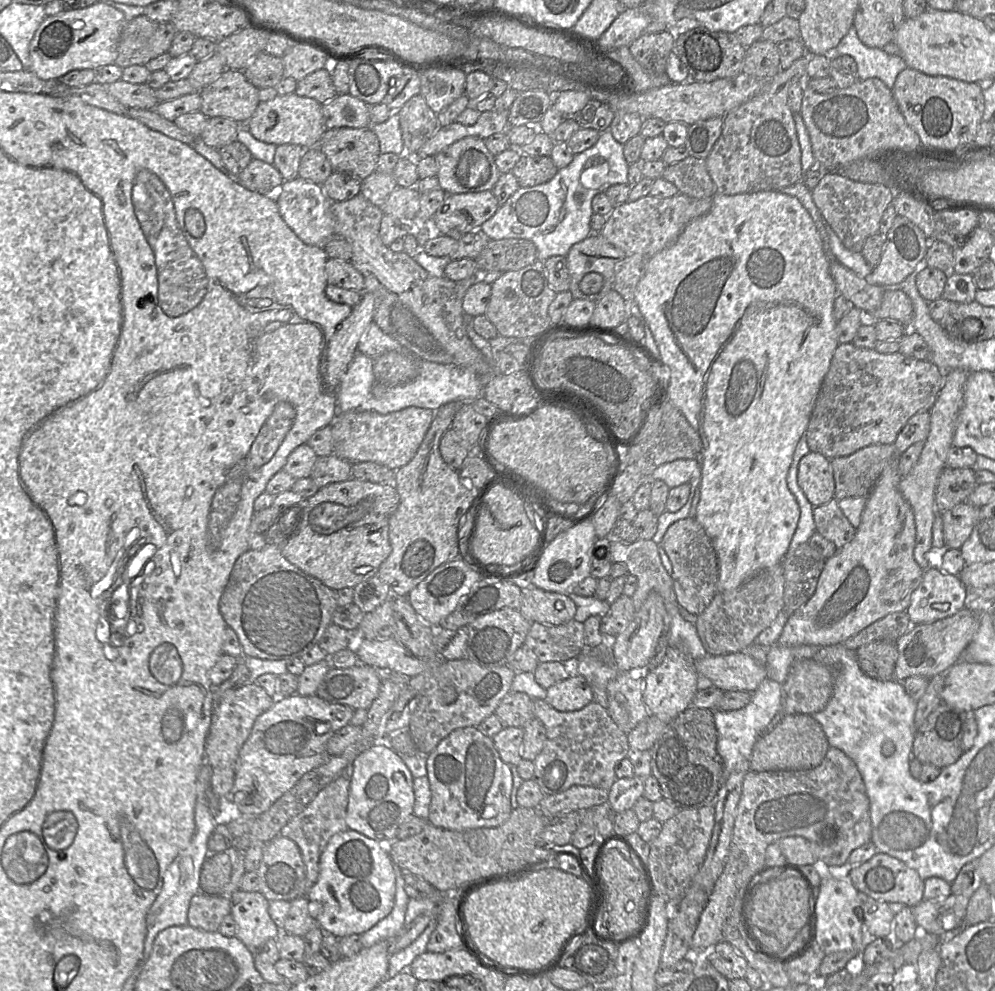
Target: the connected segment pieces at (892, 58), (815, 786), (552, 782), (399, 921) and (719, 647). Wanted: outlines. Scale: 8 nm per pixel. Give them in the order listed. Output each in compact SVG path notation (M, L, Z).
M853 26L835 48L835 56L841 55L849 55L854 59L859 80L877 78L890 89L898 74L907 68L900 55L886 53L883 48L864 45Z
M830 746L823 761L813 769L746 774L723 872L728 865L742 897L748 880L765 867L767 847L781 838L806 838L815 844L818 860L842 866L853 850L871 842L871 835L870 802L862 776L852 759Z
M534 699L535 718L545 728L546 739L541 752L534 759L534 776L545 795L552 795L572 786L590 786L609 790L616 780L615 765L629 757L631 750L627 735L595 701L580 710L560 712L545 700Z
M397 869L393 908L387 916L377 922L372 928L360 934L363 948L371 947L381 940L394 938L403 929L405 926L405 913L409 898L404 890L402 870Z
M781 563L763 569L738 588L717 593L697 617L695 626L703 647L711 655L745 651L765 629L771 626L784 607L784 572Z

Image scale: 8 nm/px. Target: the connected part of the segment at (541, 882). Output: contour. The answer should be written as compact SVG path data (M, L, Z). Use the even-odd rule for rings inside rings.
M534 866L509 880L493 880L470 890L463 915L471 944L507 965L537 968L552 960L560 945L583 928L590 889L582 876Z

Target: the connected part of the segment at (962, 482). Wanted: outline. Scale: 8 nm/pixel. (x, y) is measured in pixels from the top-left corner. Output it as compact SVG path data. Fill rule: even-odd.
M946 466L938 478L935 490L937 512L941 514L958 504L966 503L977 485L973 468L951 468Z

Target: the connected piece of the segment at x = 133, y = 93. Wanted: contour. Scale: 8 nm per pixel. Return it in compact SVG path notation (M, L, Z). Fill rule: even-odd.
M118 80L114 83L103 85L106 86L112 96L127 108L152 110L159 103L155 90L146 84L132 84Z

